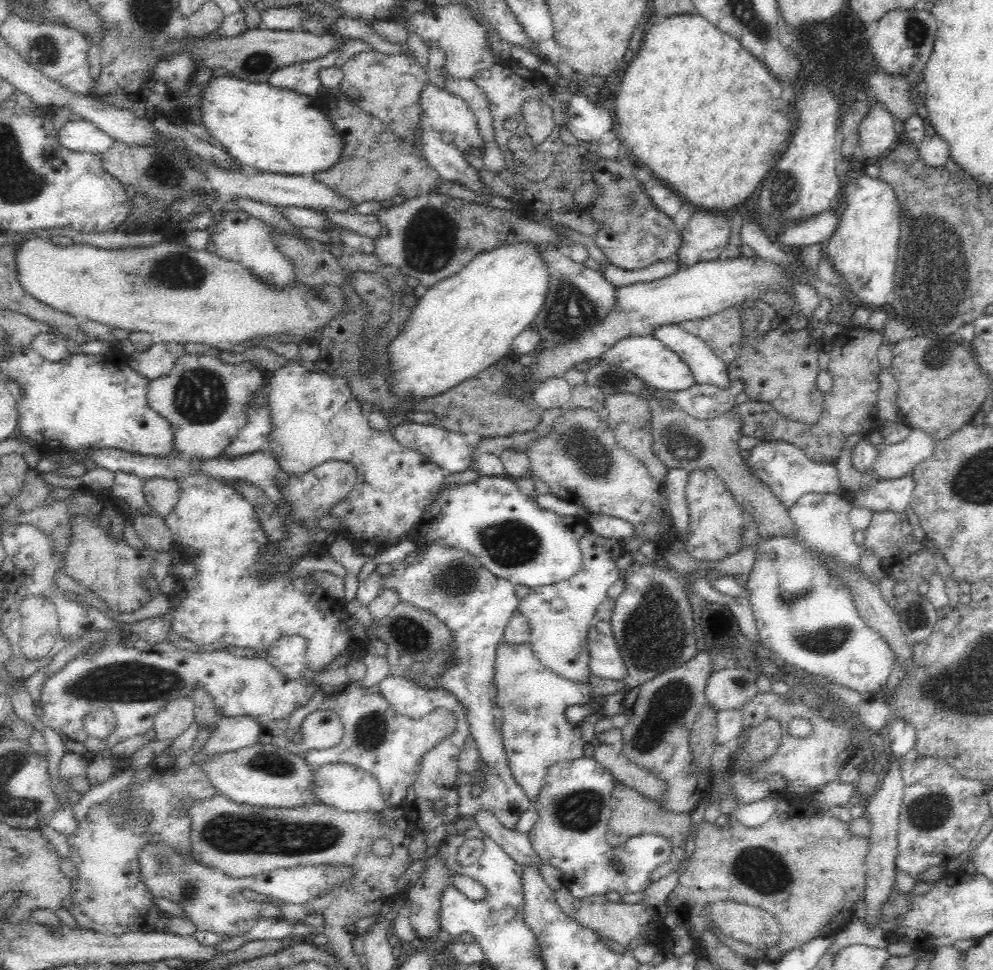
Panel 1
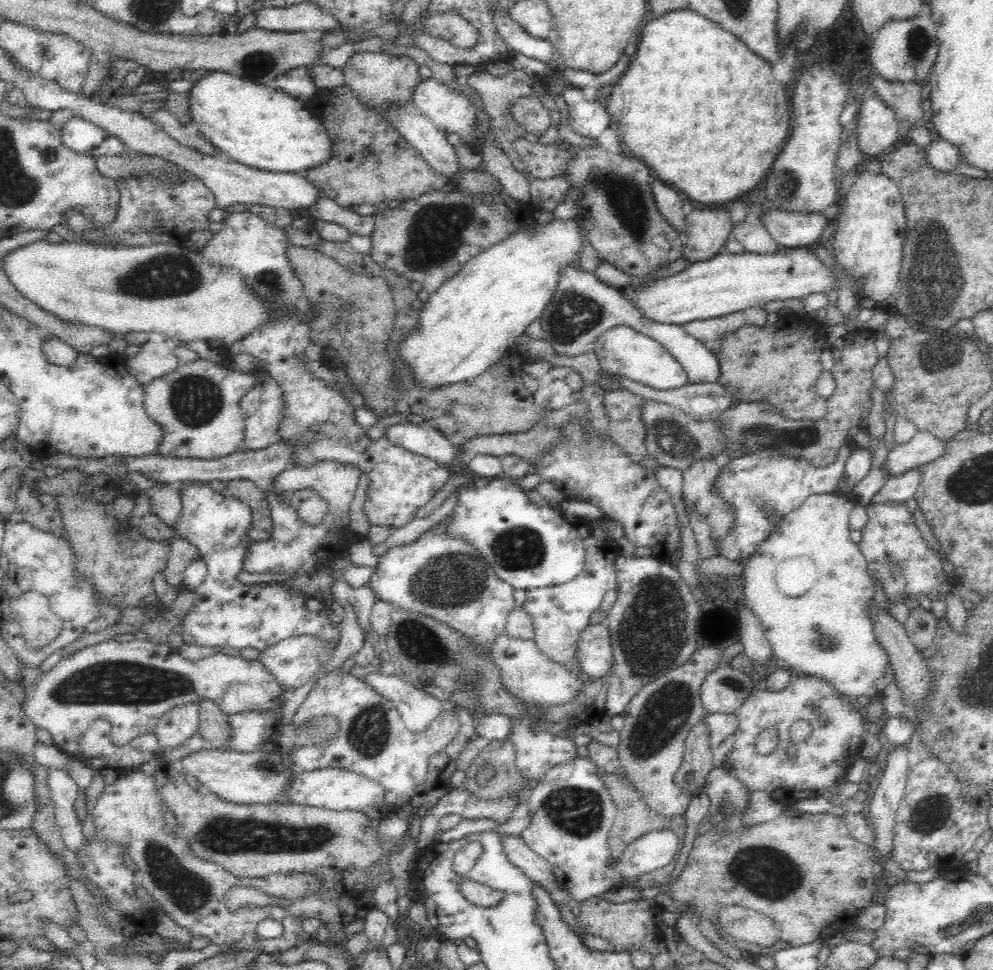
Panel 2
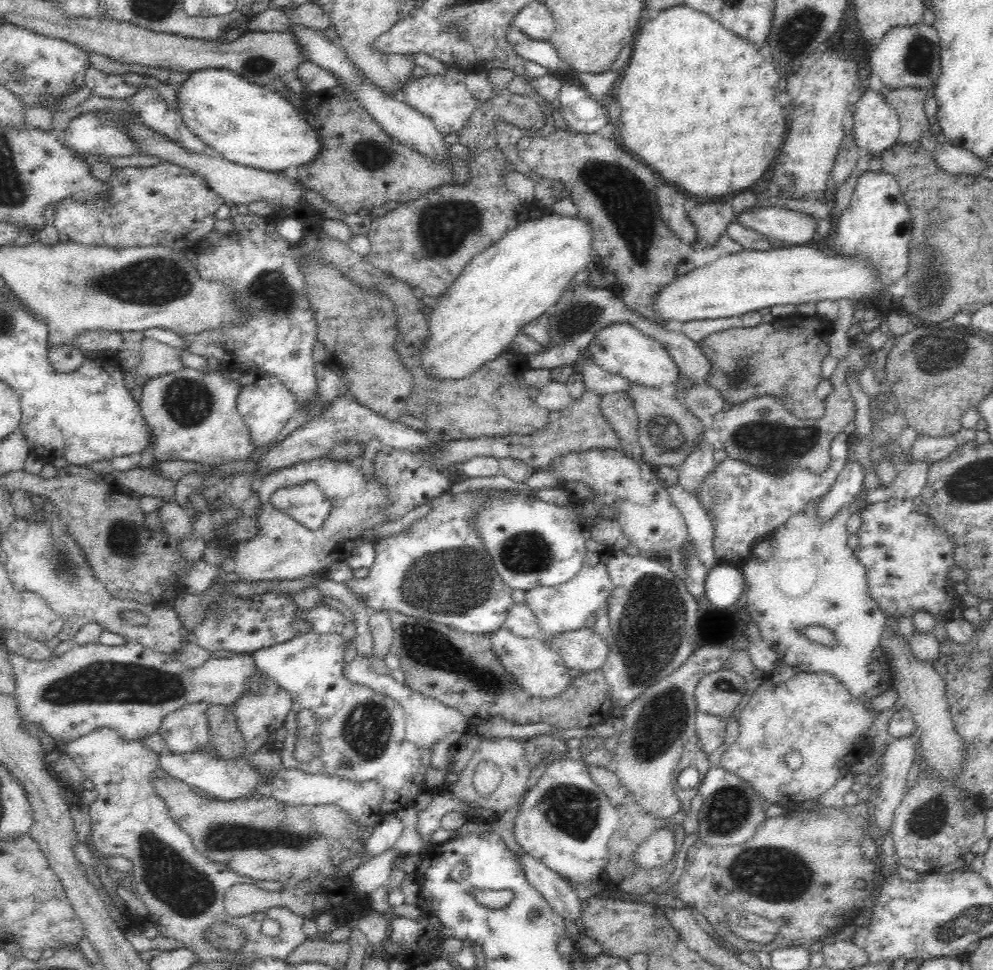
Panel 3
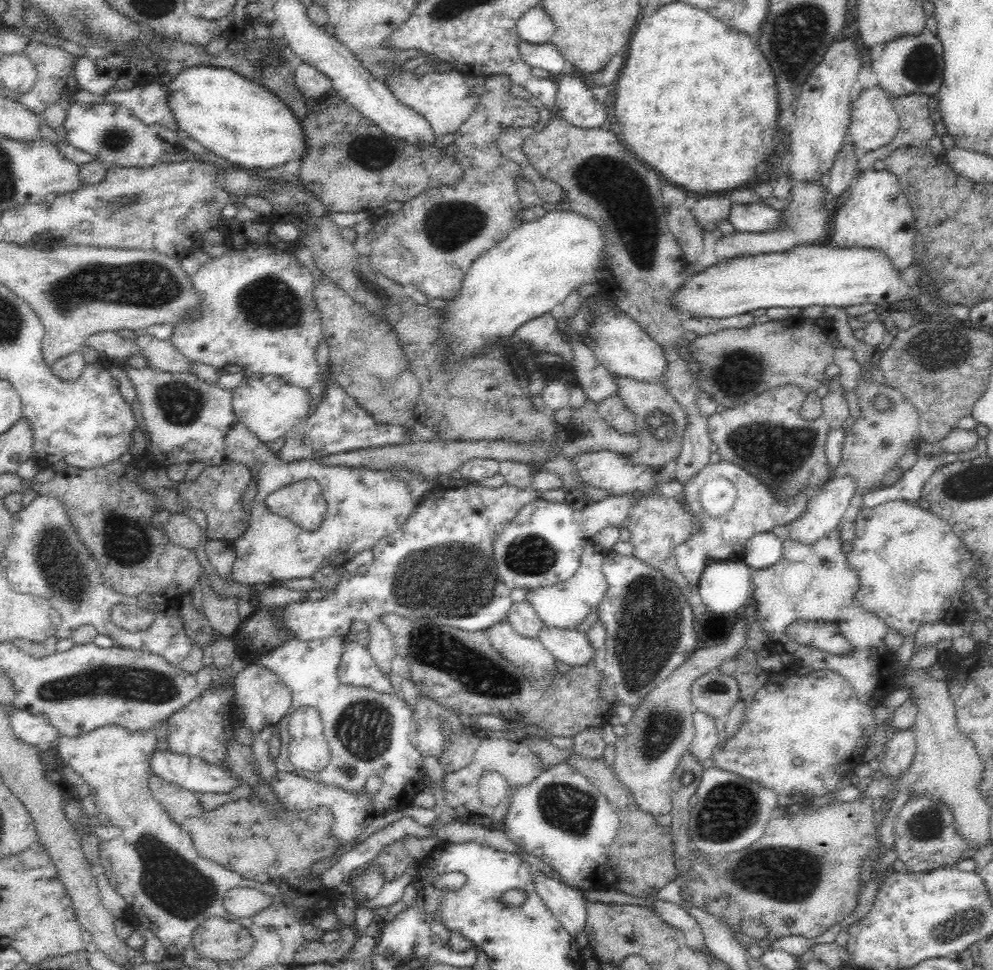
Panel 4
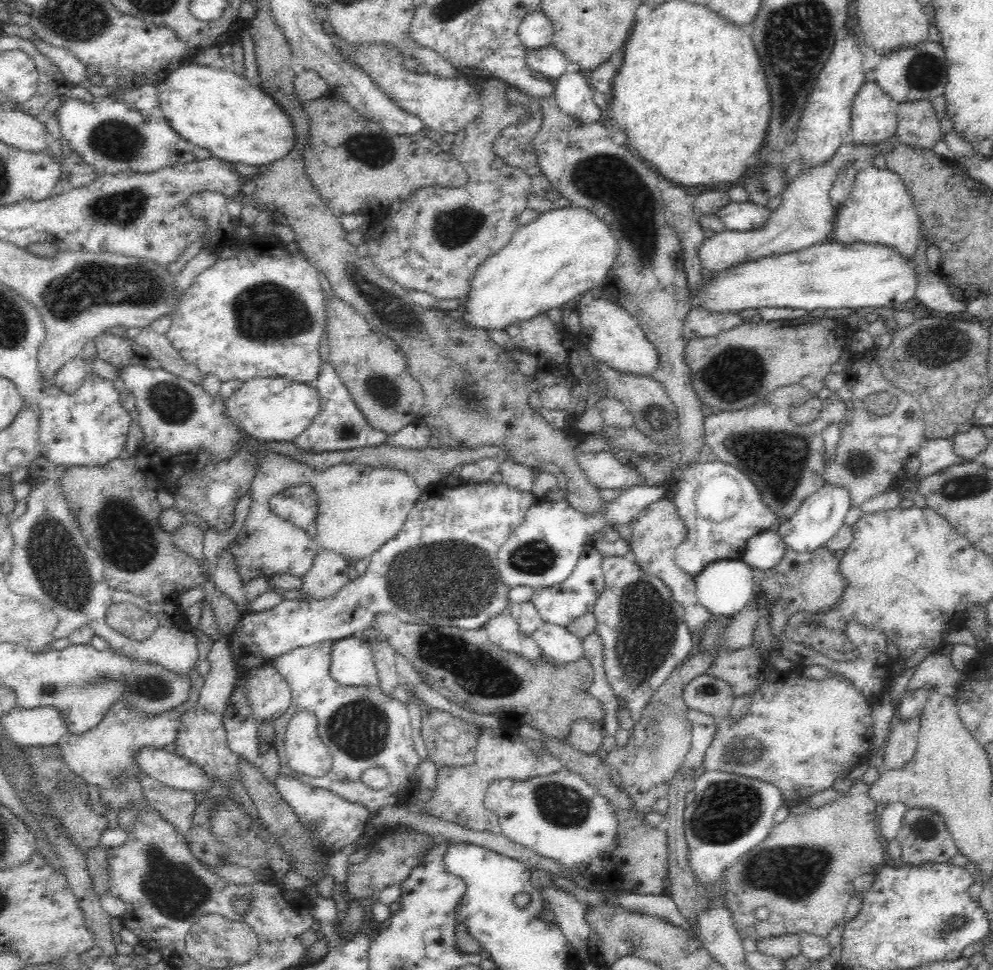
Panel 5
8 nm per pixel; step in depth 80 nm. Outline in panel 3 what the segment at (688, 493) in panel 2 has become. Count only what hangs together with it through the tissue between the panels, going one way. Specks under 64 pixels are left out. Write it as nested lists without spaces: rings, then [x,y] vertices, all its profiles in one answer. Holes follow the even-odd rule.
[[[703,435],[701,442],[688,454],[684,463],[676,468],[680,487],[684,491],[698,493],[704,476],[712,473],[717,465],[713,453],[713,447]]]

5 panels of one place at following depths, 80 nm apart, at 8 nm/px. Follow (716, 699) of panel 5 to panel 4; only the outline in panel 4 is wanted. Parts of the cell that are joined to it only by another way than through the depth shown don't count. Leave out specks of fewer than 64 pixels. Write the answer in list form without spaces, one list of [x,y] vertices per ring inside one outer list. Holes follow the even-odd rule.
[[[712,669],[698,676],[691,684],[689,693],[694,710],[708,716],[720,718],[729,714],[729,710],[739,700],[739,686],[736,679]]]

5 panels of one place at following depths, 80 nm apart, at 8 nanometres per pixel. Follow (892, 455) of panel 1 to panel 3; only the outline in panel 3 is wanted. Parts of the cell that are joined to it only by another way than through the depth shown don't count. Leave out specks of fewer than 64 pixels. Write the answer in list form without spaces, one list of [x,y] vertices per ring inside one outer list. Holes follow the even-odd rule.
[[[961,428],[955,434],[940,438],[931,438],[920,434],[912,446],[912,462],[925,461],[932,464],[954,454],[958,448],[974,443],[974,440],[975,430],[966,428]]]

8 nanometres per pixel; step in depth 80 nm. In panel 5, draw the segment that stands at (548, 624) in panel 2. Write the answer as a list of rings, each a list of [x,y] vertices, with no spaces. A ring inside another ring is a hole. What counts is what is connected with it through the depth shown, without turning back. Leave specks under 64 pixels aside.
[[[587,545],[582,554],[580,554],[576,567],[574,567],[574,570],[564,582],[548,588],[541,588],[532,593],[531,601],[538,609],[545,623],[558,624],[565,627],[574,618],[578,618],[578,616],[582,616],[587,612],[592,612],[598,596],[600,596],[605,587],[603,570],[601,569],[602,562],[601,553],[592,545]]]

